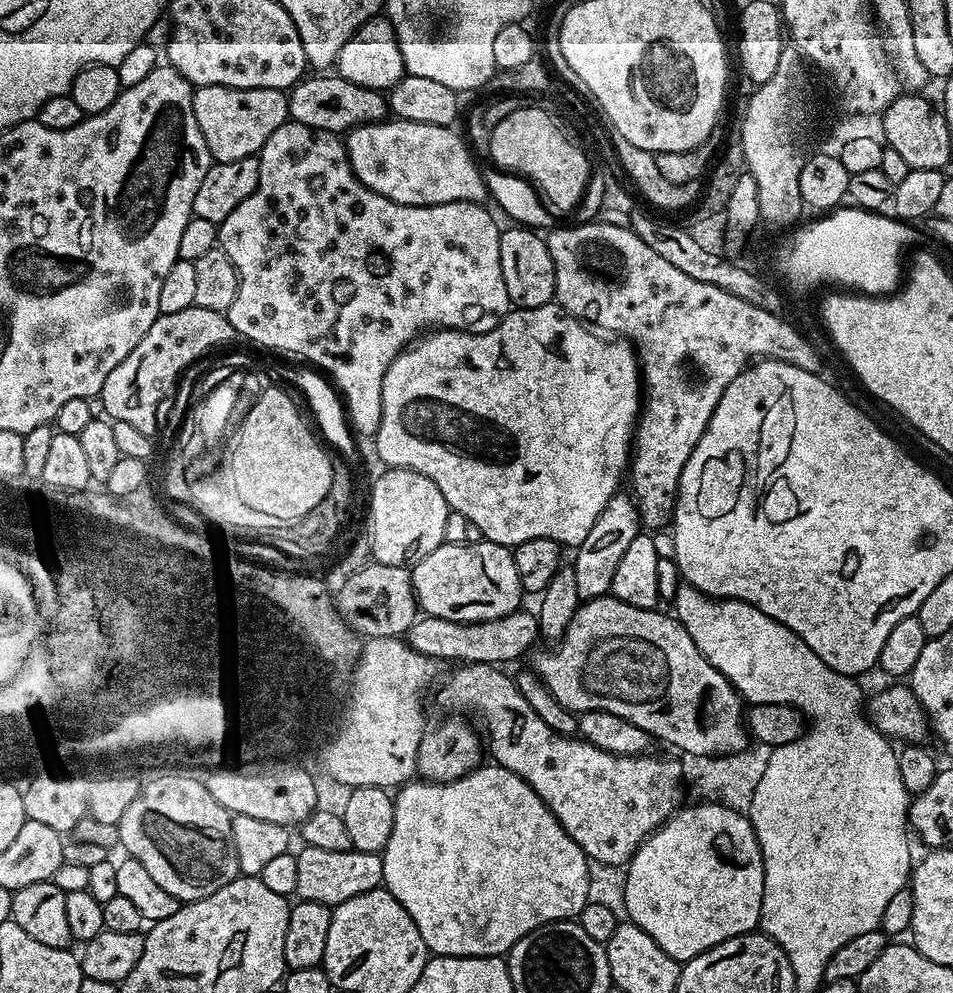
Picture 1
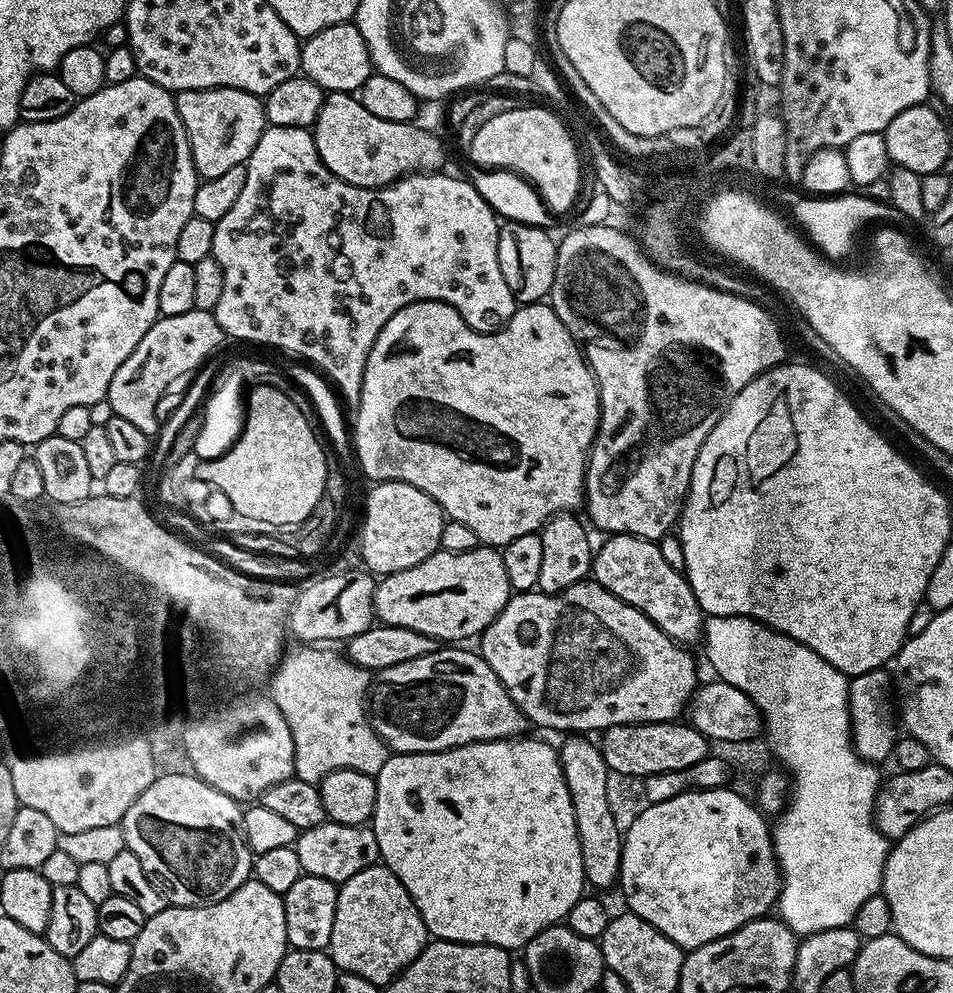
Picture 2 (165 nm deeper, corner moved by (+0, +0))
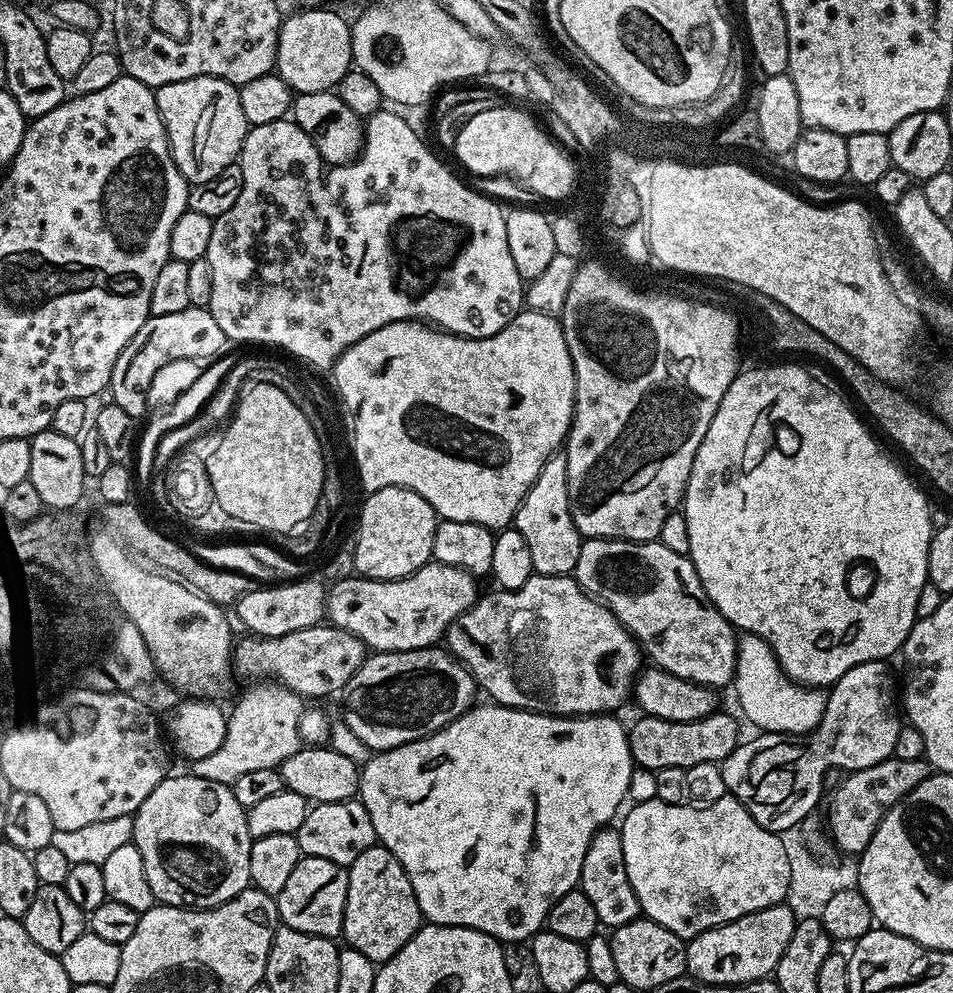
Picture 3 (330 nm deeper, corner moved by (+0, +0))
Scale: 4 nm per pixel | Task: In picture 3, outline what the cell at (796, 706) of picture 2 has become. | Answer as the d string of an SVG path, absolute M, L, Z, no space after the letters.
M747 634L741 635L736 645L735 688L744 711L743 719L765 733L807 733L818 727L828 700L821 689L794 684L787 679L772 648L764 640Z

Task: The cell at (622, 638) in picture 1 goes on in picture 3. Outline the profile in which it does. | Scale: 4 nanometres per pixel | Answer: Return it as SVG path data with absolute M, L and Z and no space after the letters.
M534 574L530 579L522 585L522 587L517 588L515 590L500 590L492 592L489 596L481 595L479 599L477 599L476 603L472 605L472 607L467 608L460 617L456 619L455 622L451 626L448 627L446 633L446 641L448 640L448 644L446 643L446 648L451 655L455 656L457 660L460 661L461 664L464 665L465 668L471 672L474 679L476 679L477 685L481 689L484 688L489 692L491 699L495 701L497 704L503 704L505 708L520 708L524 712L542 712L549 716L591 716L593 714L612 714L617 710L616 707L619 706L620 703L623 702L624 699L629 699L630 693L634 688L634 681L637 679L638 673L641 671L642 663L640 664L640 656L642 660L642 649L639 644L636 643L635 640L632 639L631 635L620 625L618 622L618 618L614 613L611 612L609 608L604 607L603 604L600 603L599 600L591 600L590 597L585 596L583 592L580 591L580 585L576 583L575 579L571 575L567 576L541 576L539 574Z

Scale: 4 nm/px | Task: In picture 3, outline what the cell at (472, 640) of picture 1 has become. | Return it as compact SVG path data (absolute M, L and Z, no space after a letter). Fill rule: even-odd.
M335 626L294 630L294 634L247 638L235 645L234 668L244 676L279 682L301 698L343 693L350 678L364 664L366 646L357 636ZM264 676L269 676L264 677ZM272 679L272 680L271 680Z

